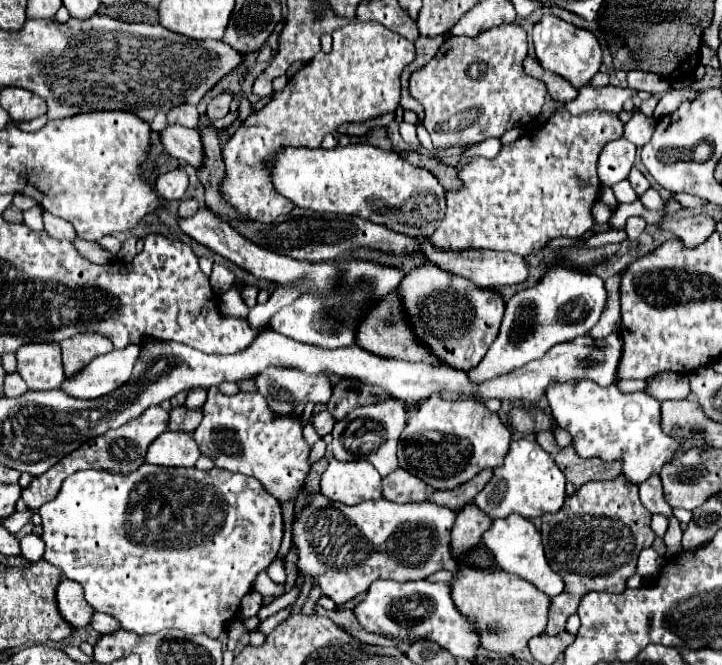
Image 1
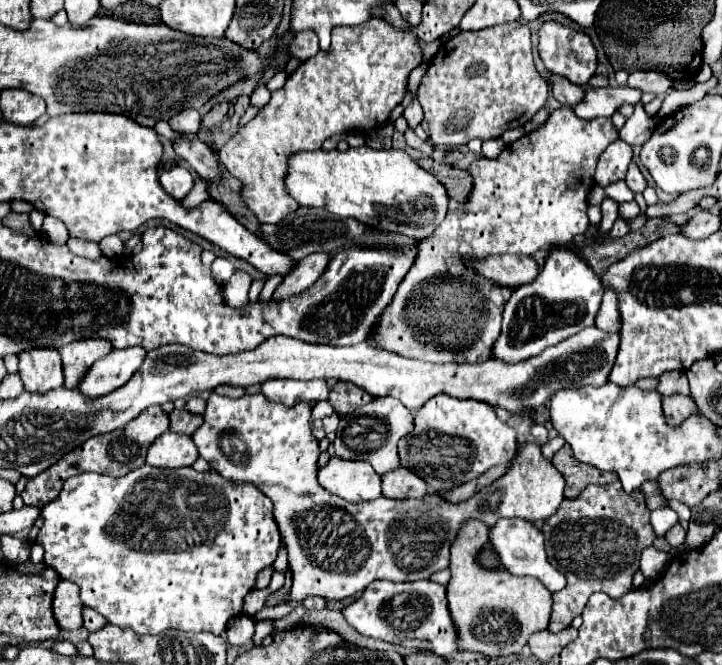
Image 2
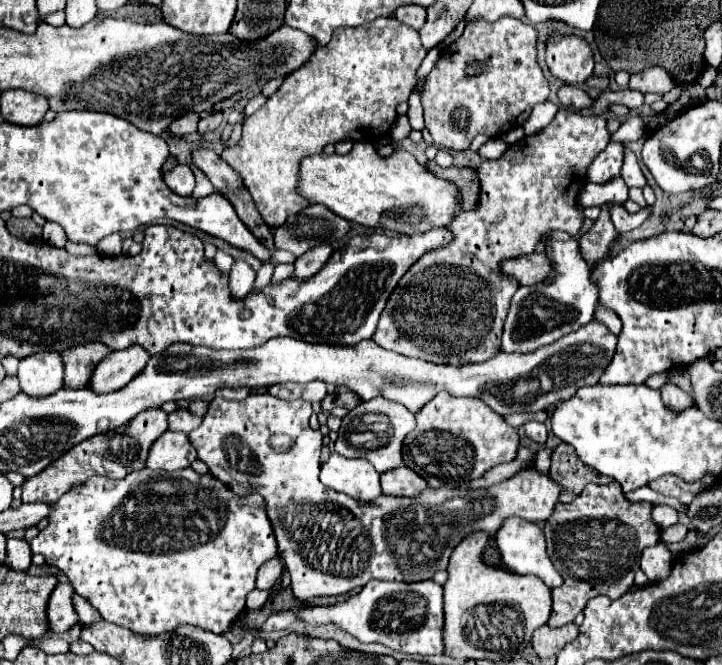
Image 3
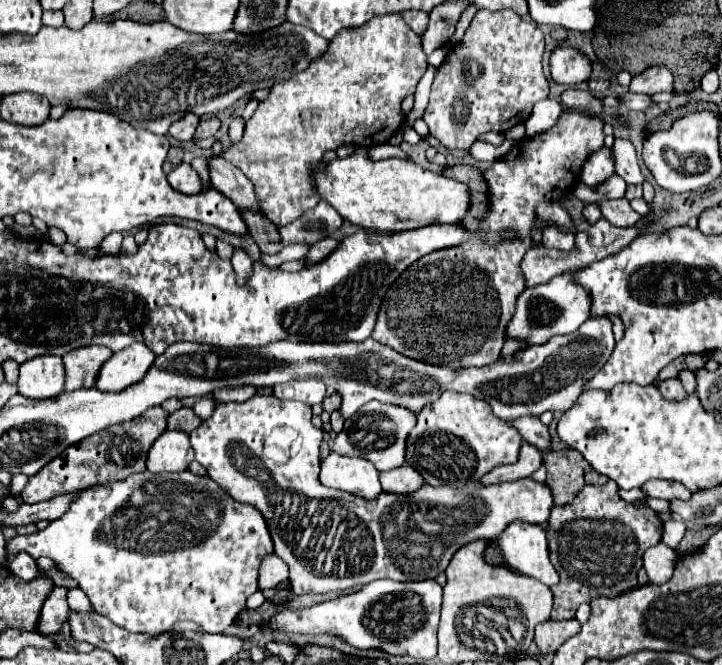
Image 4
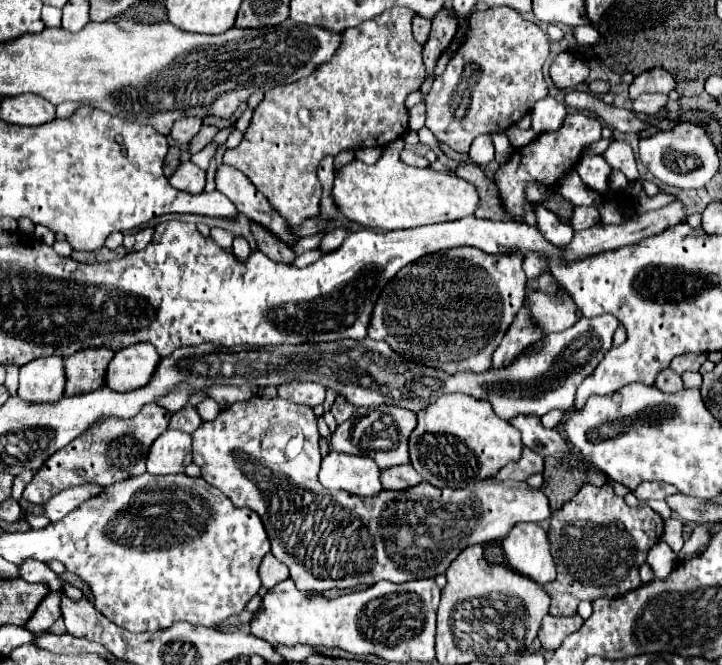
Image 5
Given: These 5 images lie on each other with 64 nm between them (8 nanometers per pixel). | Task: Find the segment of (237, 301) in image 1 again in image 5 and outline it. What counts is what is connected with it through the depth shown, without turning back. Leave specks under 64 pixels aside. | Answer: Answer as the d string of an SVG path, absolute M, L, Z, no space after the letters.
M234 238L234 256L238 260L248 260L250 246L248 246L248 242L244 238Z

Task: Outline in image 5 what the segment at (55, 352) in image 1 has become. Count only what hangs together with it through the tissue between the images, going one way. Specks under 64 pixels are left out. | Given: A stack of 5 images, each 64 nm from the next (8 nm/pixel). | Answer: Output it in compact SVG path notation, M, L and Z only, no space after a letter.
M50 356L24 364L20 368L18 396L26 402L56 402L64 394L64 364L62 358Z

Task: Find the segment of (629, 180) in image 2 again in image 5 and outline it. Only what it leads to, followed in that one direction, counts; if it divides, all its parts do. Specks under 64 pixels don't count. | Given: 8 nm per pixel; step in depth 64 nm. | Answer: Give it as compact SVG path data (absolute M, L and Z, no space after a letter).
M612 140L610 148L604 152L604 158L614 170L620 170L630 182L640 180L640 174L638 174L638 168L636 168L636 158L634 158L632 146L628 142Z

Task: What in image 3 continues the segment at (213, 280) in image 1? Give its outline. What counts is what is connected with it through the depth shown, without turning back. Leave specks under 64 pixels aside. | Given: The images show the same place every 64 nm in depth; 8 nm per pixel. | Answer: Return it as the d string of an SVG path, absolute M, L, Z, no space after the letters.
M218 250L218 252L216 252L214 262L216 262L216 268L218 268L220 272L224 272L224 274L228 274L228 272L230 272L230 266L234 264L232 256L230 256L228 252L222 252L222 250Z

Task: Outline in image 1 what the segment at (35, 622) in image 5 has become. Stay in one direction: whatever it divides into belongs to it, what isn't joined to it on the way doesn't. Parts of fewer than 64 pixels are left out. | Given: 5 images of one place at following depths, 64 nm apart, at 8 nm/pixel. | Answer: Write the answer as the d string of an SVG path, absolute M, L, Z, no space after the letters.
M64 578L58 584L58 592L56 592L56 600L58 600L58 608L60 614L74 626L74 628L86 628L92 622L94 616L94 608L84 600L84 592L80 588L80 584Z

